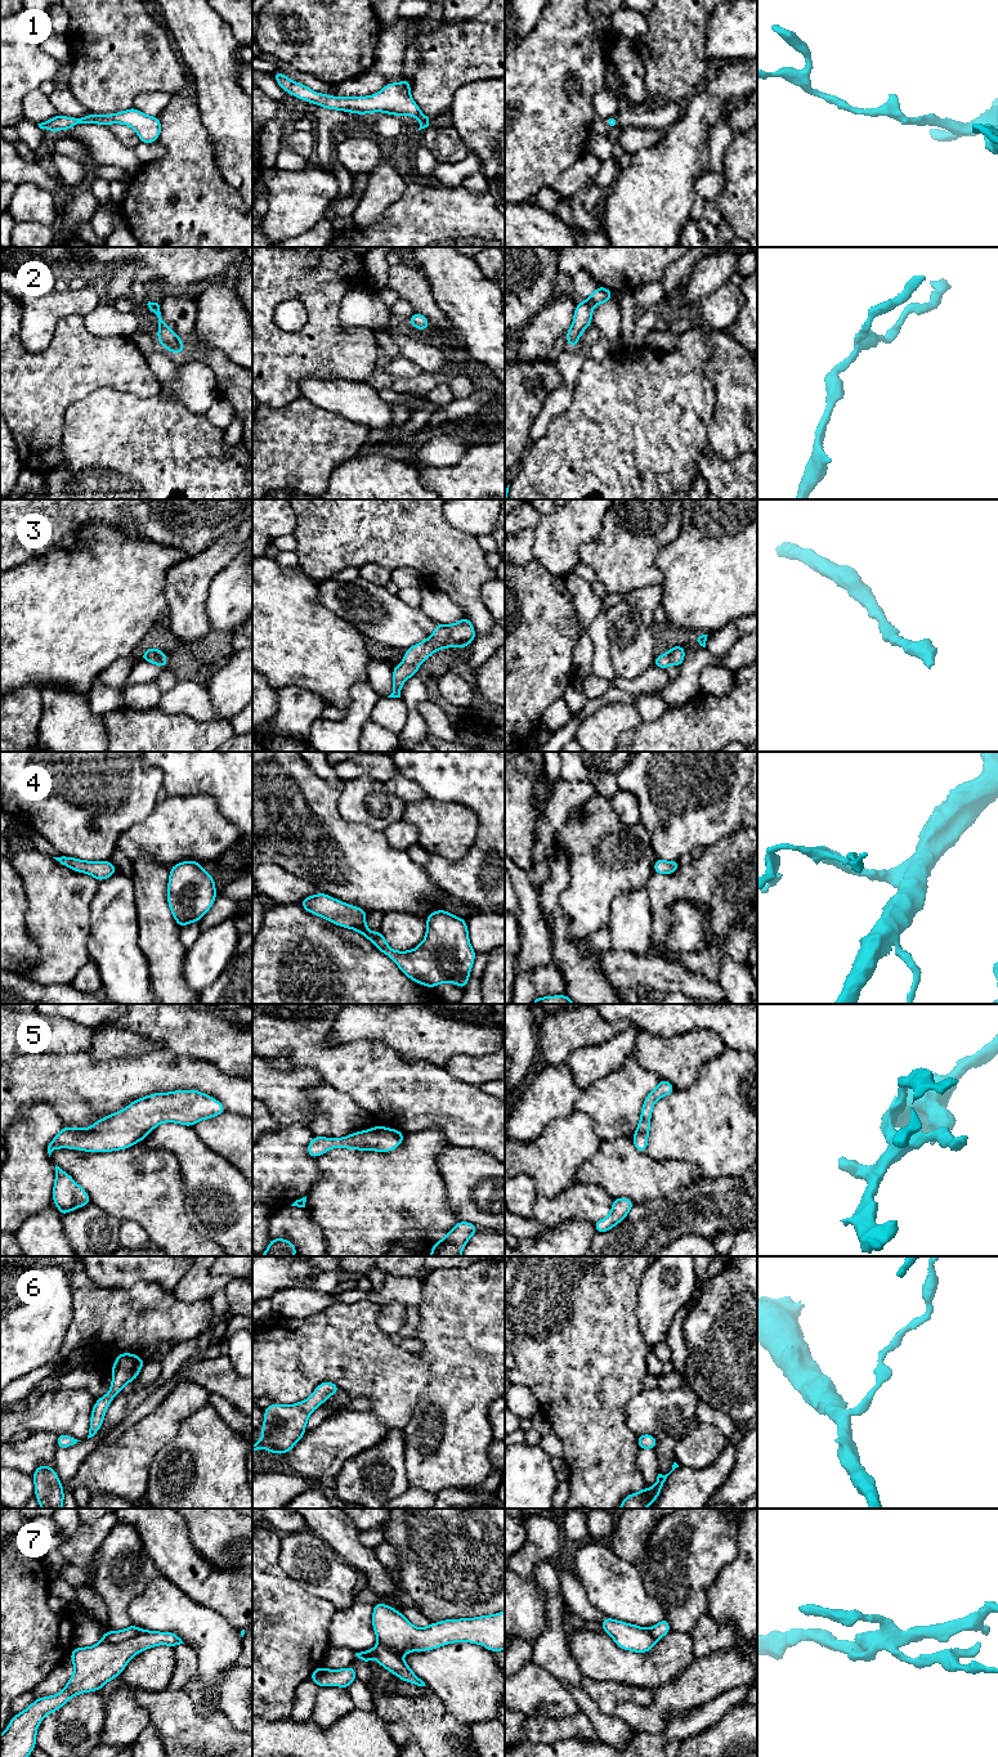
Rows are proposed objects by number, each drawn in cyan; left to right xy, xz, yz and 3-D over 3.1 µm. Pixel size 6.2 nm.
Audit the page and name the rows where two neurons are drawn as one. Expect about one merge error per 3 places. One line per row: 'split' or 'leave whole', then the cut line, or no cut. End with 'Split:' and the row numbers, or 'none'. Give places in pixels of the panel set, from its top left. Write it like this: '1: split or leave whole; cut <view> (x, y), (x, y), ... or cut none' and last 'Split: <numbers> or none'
1: leave whole; cut none
2: leave whole; cut none
3: leave whole; cut none
4: leave whole; cut none
5: leave whole; cut none
6: leave whole; cut none
7: split; cut xy (141, 1630), (121, 1641), (102, 1641)
Split: 7

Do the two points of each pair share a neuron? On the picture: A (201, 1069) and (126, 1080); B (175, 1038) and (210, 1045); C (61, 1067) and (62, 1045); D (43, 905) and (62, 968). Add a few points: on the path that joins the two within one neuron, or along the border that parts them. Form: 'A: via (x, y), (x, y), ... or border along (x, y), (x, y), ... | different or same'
A: via (183, 1072), (150, 1072), (144, 1075) | same
B: via (184, 1038), (201, 1038) | same
C: border along (86, 1052), (56, 1056) | different
D: via (58, 920), (62, 935), (62, 953) | same

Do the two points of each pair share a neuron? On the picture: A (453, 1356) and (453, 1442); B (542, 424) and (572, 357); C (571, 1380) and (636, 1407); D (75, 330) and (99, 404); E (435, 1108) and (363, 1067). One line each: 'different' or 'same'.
A: same
B: same
C: different
D: different
E: same

